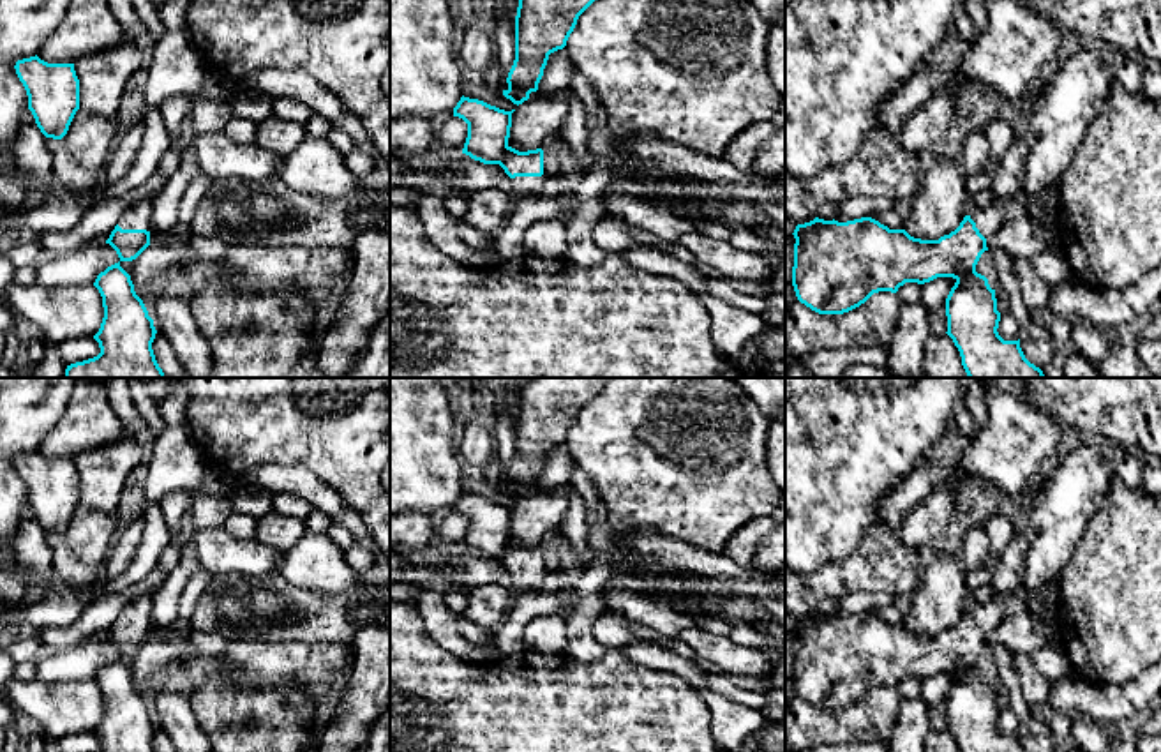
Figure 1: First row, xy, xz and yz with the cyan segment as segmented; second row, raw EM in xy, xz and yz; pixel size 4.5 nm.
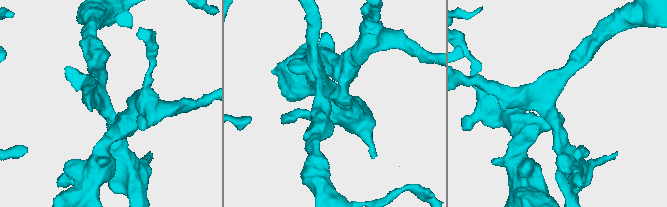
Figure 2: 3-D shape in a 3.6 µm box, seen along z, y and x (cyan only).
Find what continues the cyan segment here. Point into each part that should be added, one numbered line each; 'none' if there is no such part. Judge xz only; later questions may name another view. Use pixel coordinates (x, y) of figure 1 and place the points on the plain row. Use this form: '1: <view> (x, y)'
1: xz (528, 581)

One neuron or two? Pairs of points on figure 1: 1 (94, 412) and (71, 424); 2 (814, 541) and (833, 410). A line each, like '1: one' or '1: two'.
1: one
2: one

